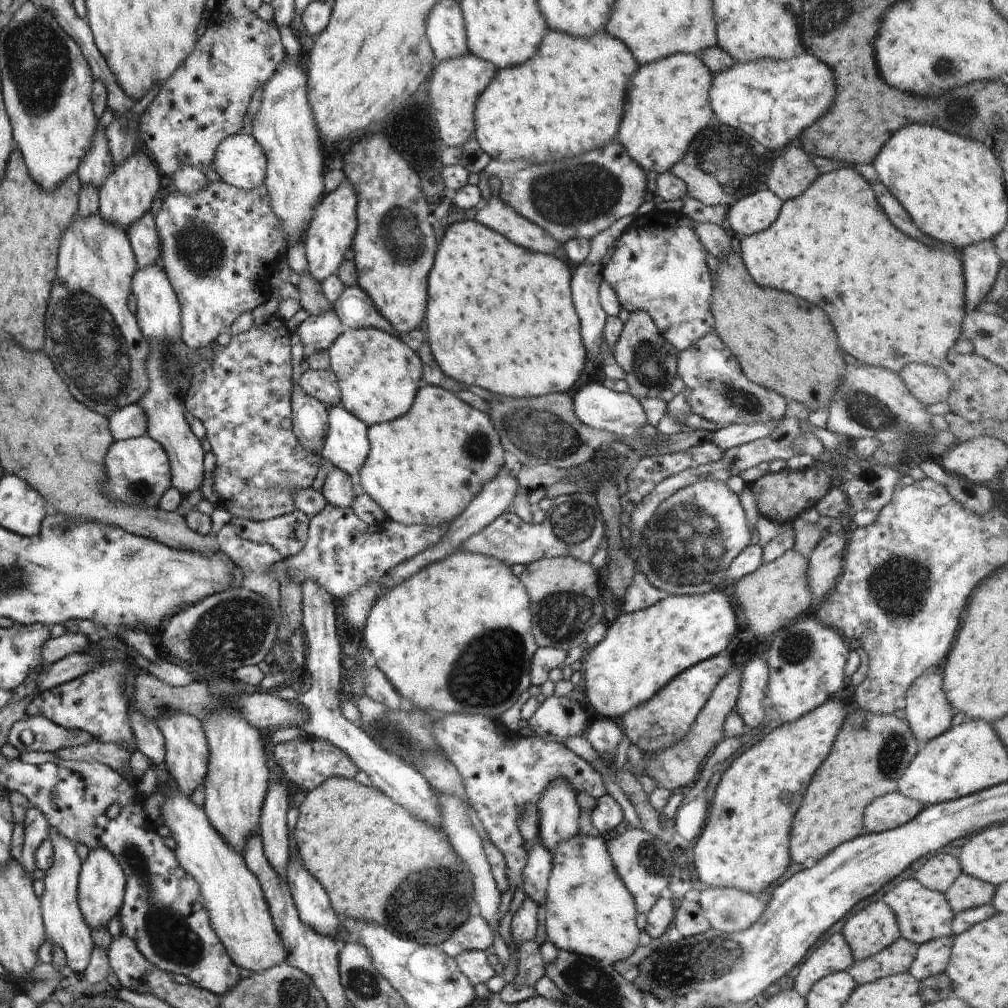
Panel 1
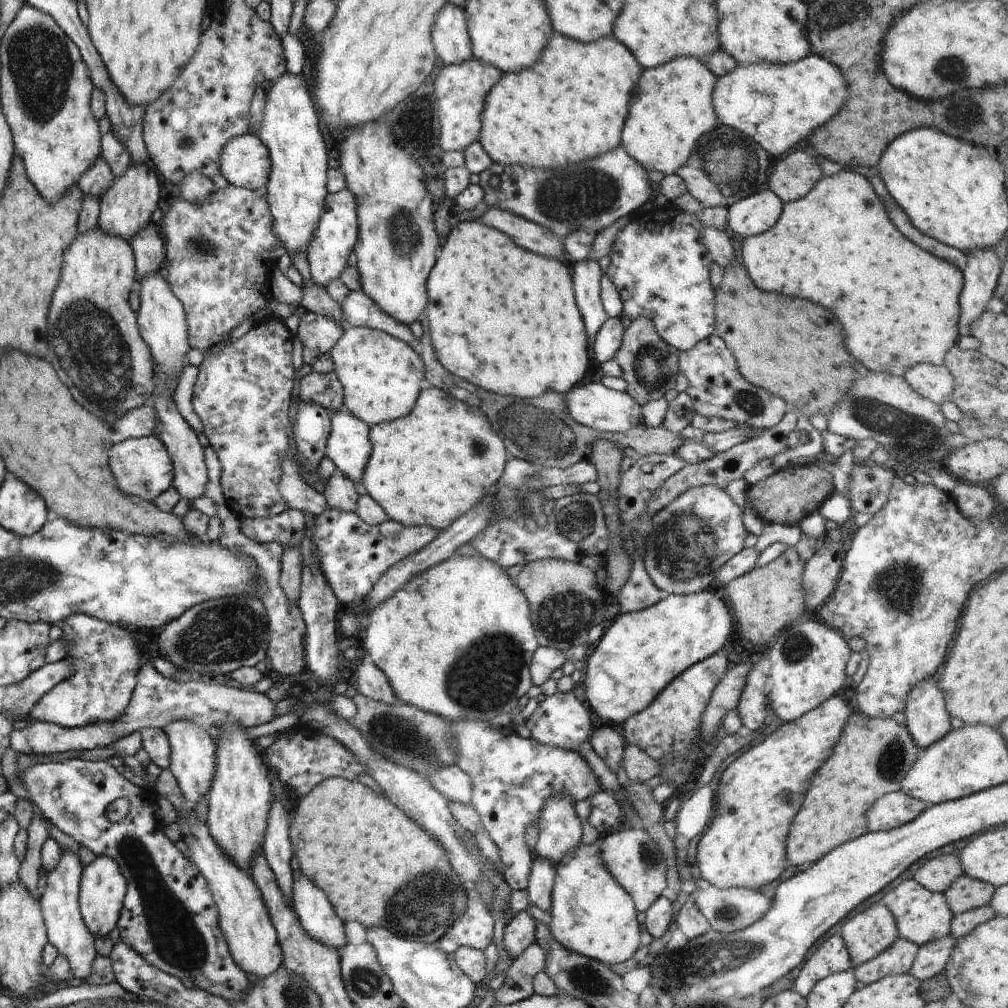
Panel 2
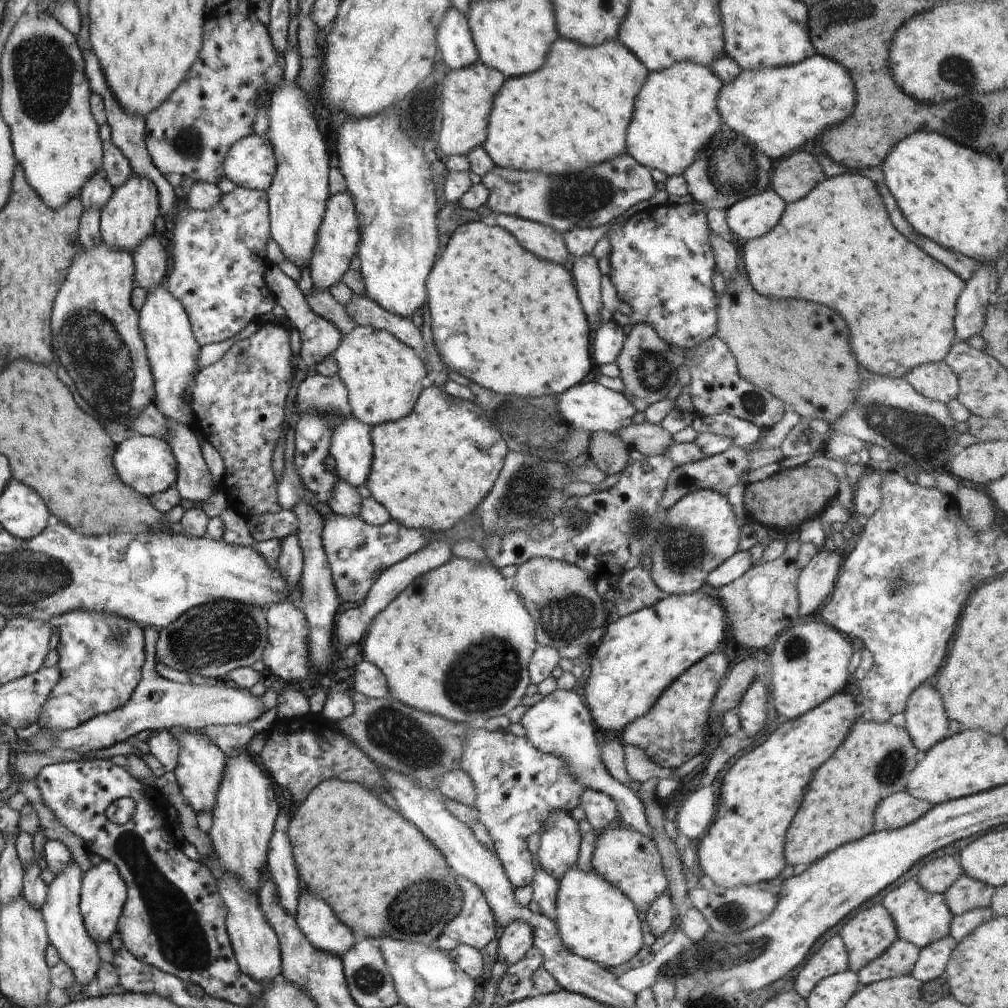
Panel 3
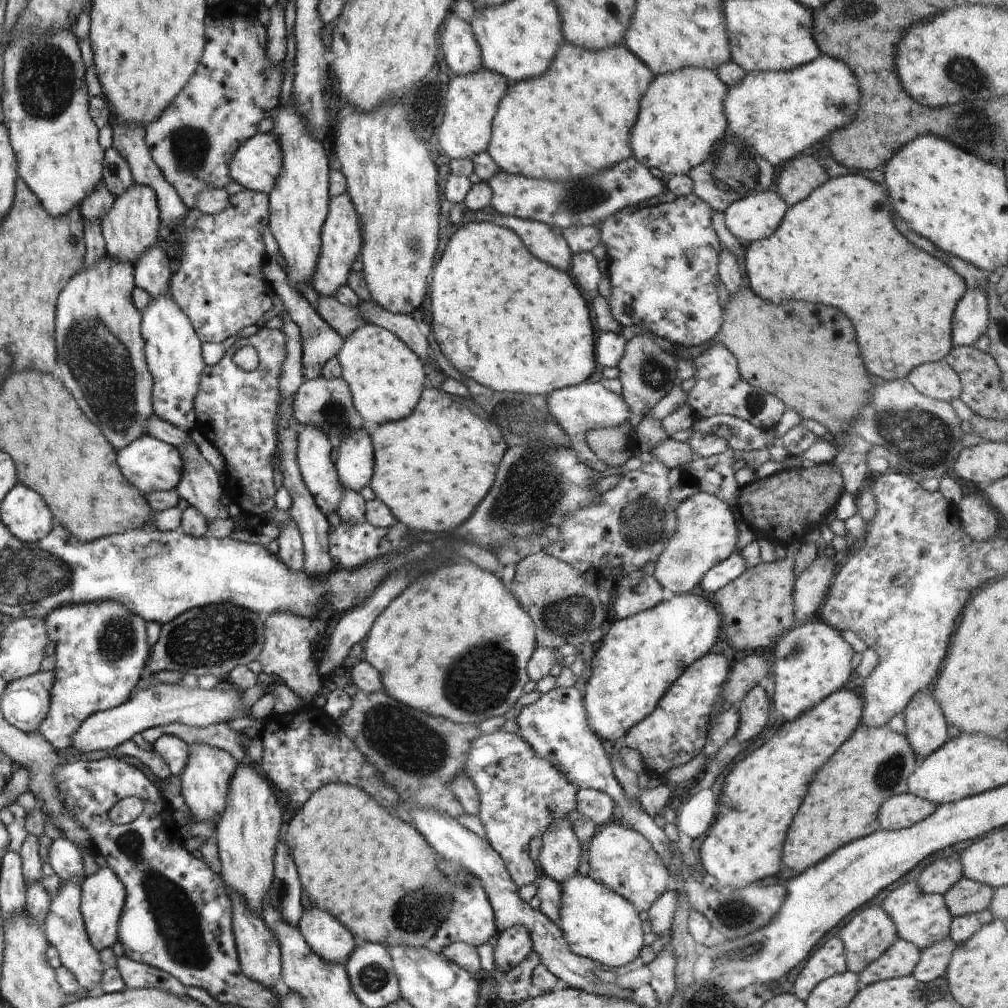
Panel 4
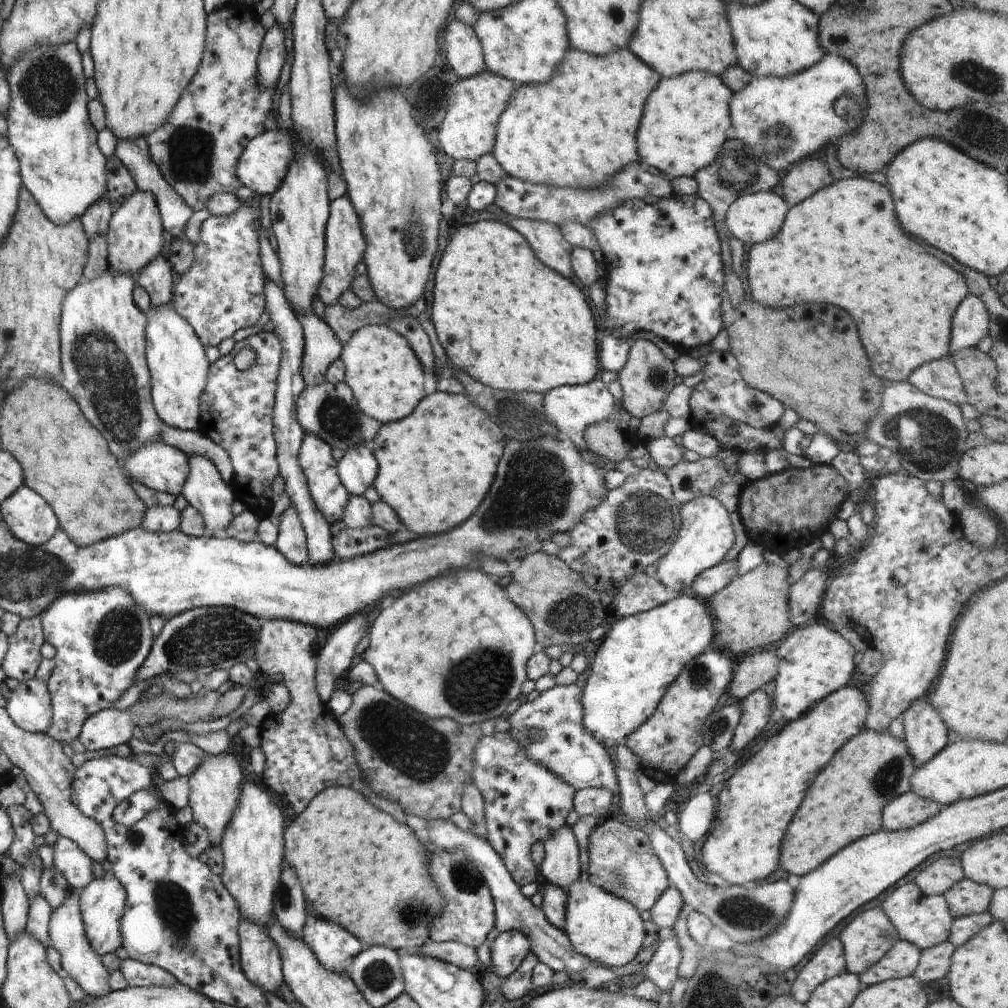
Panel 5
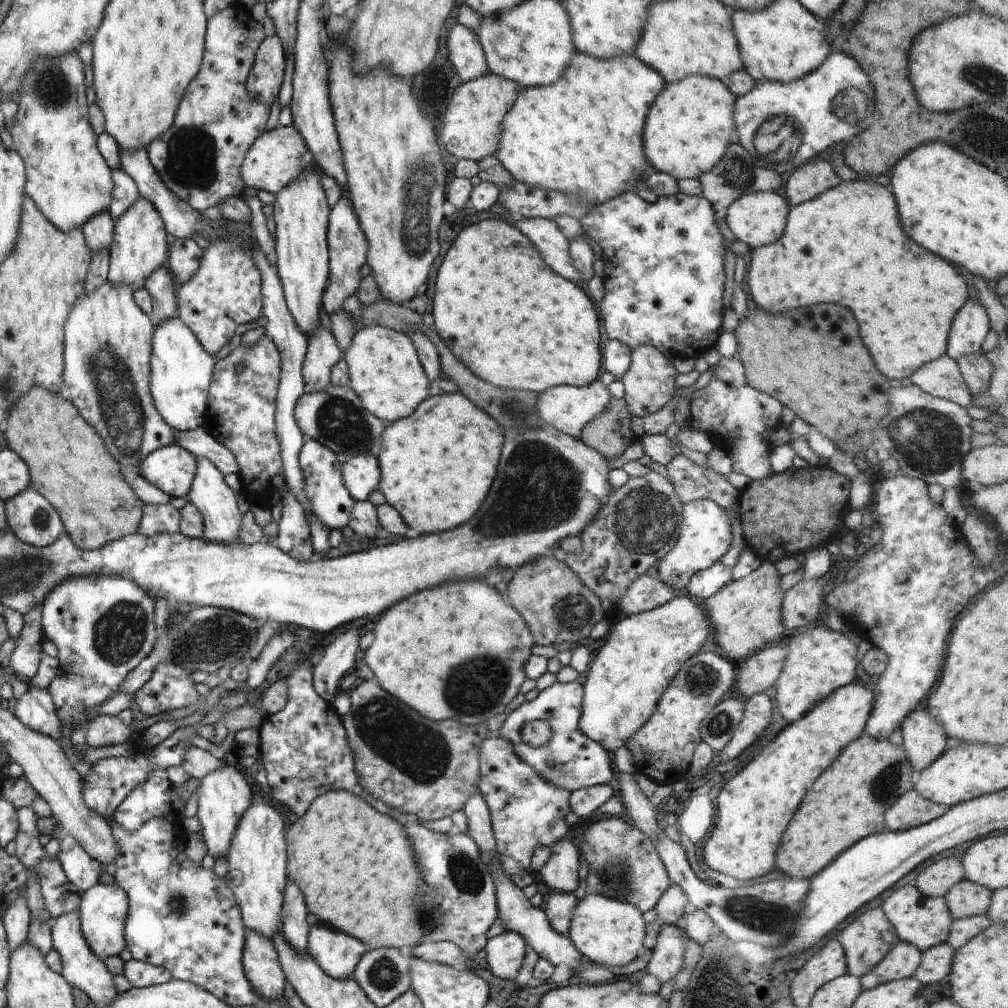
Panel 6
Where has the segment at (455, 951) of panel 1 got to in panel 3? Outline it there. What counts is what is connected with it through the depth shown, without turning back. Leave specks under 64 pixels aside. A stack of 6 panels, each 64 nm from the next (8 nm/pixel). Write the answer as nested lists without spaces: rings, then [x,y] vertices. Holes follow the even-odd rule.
[[[455,876],[462,891],[462,904],[440,936],[430,945],[433,949],[448,952],[459,944],[480,950],[496,936],[496,919],[483,890],[462,876]]]

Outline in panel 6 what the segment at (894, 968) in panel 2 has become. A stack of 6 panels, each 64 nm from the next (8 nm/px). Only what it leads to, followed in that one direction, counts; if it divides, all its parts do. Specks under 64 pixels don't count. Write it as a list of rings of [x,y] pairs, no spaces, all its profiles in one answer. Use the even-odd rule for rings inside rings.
[[[899,941],[868,974],[859,978],[862,988],[870,990],[893,980],[912,977],[920,963],[921,951],[913,944]]]

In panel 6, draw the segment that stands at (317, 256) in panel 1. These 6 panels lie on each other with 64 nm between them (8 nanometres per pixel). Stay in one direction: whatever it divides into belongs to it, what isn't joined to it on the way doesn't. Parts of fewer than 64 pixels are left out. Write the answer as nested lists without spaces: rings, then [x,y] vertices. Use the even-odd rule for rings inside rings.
[[[342,197],[329,212],[327,226],[327,243],[329,250],[329,277],[328,284],[322,295],[323,307],[329,315],[337,313],[343,308],[344,301],[356,294],[361,280],[360,268],[367,262],[369,242],[362,232],[359,220],[355,215],[351,201]]]

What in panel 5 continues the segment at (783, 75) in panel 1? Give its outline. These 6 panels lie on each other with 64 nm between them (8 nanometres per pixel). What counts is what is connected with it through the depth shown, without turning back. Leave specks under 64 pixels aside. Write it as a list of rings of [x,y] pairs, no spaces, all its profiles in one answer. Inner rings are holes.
[[[826,53],[821,59],[820,62],[817,62],[814,66],[807,68],[806,70],[796,73],[795,75],[789,77],[750,77],[750,82],[744,87],[744,90],[740,92],[735,92],[732,95],[732,98],[729,102],[729,113],[731,118],[731,135],[739,138],[744,142],[744,144],[749,148],[750,152],[753,154],[753,157],[760,161],[764,162],[774,168],[778,172],[786,172],[789,168],[796,164],[796,162],[802,160],[803,158],[810,157],[814,152],[818,152],[820,148],[824,148],[829,142],[837,144],[840,137],[848,135],[852,131],[856,130],[864,120],[864,114],[867,110],[867,90],[865,89],[865,84],[862,78],[862,75],[857,71],[857,68],[845,58],[841,56]]]

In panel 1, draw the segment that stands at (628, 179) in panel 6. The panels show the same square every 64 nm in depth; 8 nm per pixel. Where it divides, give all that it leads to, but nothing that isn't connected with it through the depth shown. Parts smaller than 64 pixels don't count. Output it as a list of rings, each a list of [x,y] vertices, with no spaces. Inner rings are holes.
[[[549,30],[542,39],[541,45],[529,61],[524,64],[498,69],[494,78],[489,82],[489,85],[481,92],[475,106],[475,134],[474,137],[478,141],[480,148],[488,154],[491,159],[499,161],[511,160],[527,160],[531,163],[551,163],[569,159],[590,151],[601,149],[610,143],[616,142],[618,129],[621,123],[621,118],[624,110],[624,101],[629,86],[629,79],[639,69],[639,65],[630,49],[617,38],[610,36],[607,32],[596,33],[590,38],[583,39],[575,37],[560,31]]]

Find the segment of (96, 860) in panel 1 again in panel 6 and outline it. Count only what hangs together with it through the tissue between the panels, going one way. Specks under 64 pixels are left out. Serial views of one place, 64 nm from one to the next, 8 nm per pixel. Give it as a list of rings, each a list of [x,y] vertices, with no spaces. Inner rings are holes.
[[[96,883],[92,888],[81,893],[79,917],[81,928],[94,954],[104,961],[113,956],[119,956],[126,948],[126,922],[130,912],[130,899],[126,891],[116,884],[106,885]]]

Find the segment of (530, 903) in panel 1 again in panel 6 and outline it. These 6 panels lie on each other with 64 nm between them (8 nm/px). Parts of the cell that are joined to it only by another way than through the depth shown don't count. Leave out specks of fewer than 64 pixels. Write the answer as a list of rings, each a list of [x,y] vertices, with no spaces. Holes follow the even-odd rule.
[[[507,930],[485,946],[487,968],[498,978],[514,979],[522,966],[528,944],[521,934]]]

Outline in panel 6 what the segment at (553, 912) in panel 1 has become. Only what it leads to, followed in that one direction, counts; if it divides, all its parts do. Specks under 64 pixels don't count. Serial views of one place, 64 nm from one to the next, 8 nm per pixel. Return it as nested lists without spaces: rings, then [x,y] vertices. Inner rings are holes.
[[[587,892],[585,898],[578,901],[575,906],[568,937],[584,958],[596,966],[622,966],[634,960],[643,951],[645,928],[642,913],[633,904]]]

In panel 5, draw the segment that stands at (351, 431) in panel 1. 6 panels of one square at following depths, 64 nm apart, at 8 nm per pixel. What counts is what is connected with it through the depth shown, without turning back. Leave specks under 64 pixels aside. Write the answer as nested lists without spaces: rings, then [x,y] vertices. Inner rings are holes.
[[[365,444],[345,452],[337,462],[337,473],[350,495],[362,497],[378,474],[376,457]]]

